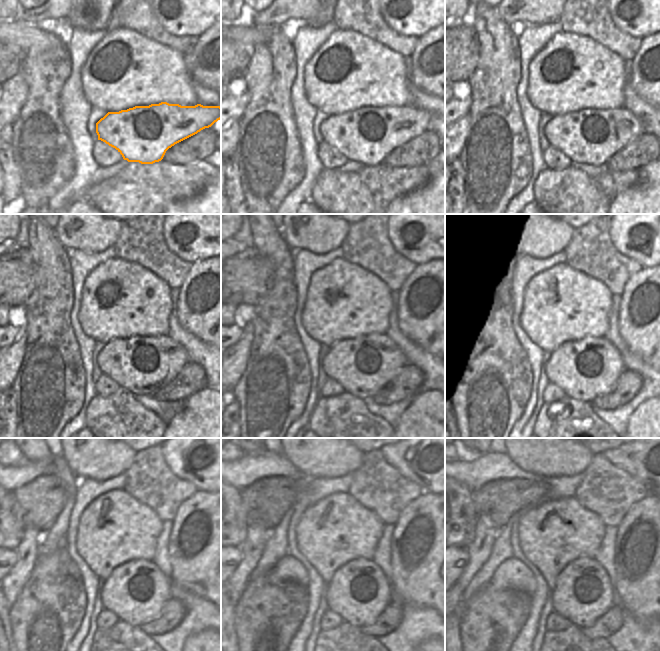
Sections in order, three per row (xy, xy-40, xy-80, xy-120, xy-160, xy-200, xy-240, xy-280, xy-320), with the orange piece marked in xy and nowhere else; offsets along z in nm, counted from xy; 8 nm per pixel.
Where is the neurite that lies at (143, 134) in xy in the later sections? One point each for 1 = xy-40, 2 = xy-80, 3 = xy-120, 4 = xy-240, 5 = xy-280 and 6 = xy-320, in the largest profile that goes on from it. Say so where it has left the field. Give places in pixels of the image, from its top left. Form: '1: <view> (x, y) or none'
1: xy-40 (367, 135)
2: xy-80 (589, 136)
3: xy-120 (141, 365)
4: xy-240 (136, 591)
5: xy-280 (359, 591)
6: xy-320 (583, 592)

